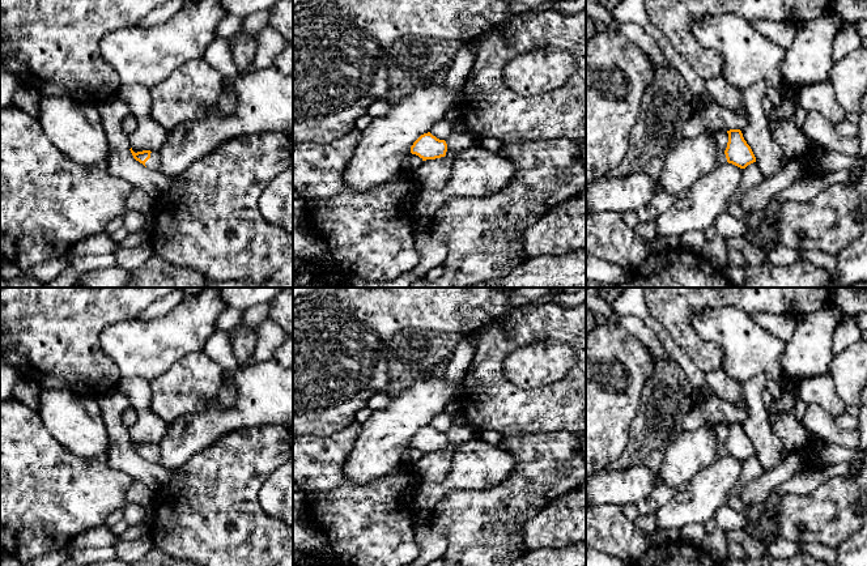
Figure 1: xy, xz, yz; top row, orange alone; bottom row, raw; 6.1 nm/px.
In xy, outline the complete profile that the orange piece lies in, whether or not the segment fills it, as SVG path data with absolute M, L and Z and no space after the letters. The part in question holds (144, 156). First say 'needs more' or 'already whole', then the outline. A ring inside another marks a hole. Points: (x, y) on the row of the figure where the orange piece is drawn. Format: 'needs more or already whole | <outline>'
needs more | M132 148L129 149L133 158L136 161L139 161L140 163L143 163L144 166L146 166L150 170L160 170L160 156L158 152L150 152L150 150L143 150L143 152L137 152L135 153L132 150Z

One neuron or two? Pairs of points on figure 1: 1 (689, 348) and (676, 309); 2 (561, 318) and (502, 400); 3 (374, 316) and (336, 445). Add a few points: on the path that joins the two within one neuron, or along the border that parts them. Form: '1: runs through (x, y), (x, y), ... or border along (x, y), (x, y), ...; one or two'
1: runs through (687, 339), (676, 318); one
2: runs through (534, 323), (494, 357), (494, 373); one
3: border along (355, 421), (330, 435), (310, 437); two

